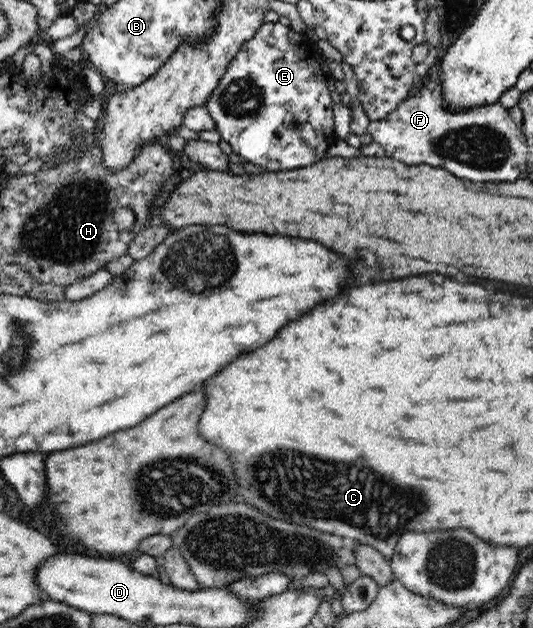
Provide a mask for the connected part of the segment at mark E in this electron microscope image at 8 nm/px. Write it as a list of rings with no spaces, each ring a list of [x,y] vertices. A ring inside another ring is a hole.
[[[280,21],[263,23],[260,29],[253,35],[253,38],[244,42],[243,46],[237,51],[235,58],[233,58],[230,66],[225,71],[223,78],[217,84],[218,87],[213,90],[204,105],[207,107],[211,117],[215,119],[217,131],[221,134],[222,140],[228,142],[232,146],[234,153],[241,156],[245,162],[251,162],[255,165],[257,164],[257,166],[265,166],[269,171],[300,169],[323,160],[327,150],[329,150],[329,147],[337,139],[333,126],[334,104],[329,93],[329,88],[327,87],[327,73],[323,72],[325,59],[323,53],[321,53],[321,49],[305,33],[297,33],[290,25],[285,26]]]

